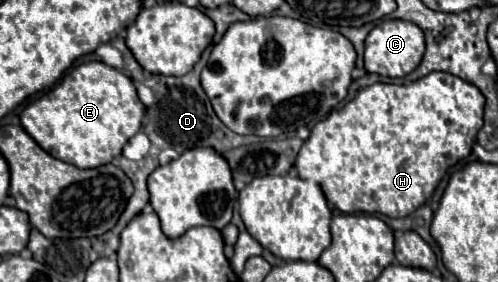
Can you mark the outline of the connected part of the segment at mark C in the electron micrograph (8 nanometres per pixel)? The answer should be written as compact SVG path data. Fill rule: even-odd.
M401 19L381 21L375 29L371 29L371 33L365 39L365 69L383 77L405 77L417 67L417 63L421 63L423 53L425 35L419 25Z

